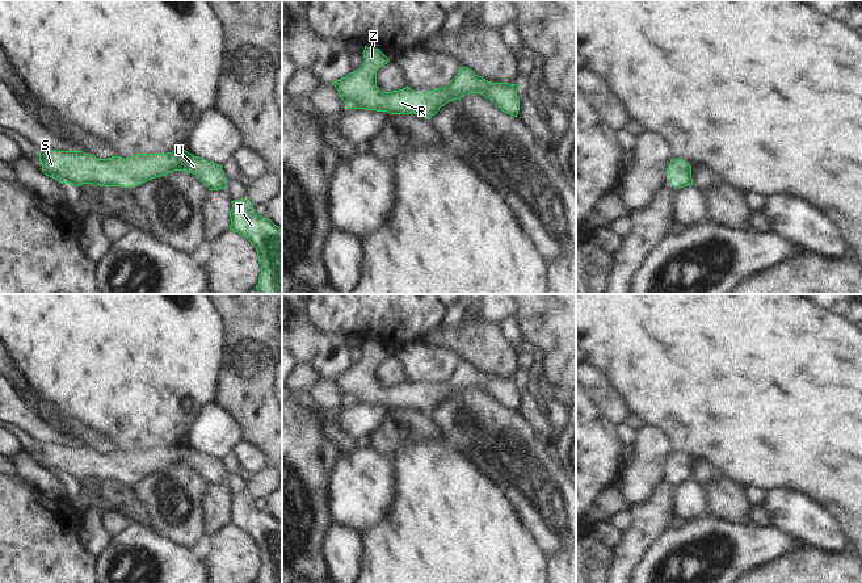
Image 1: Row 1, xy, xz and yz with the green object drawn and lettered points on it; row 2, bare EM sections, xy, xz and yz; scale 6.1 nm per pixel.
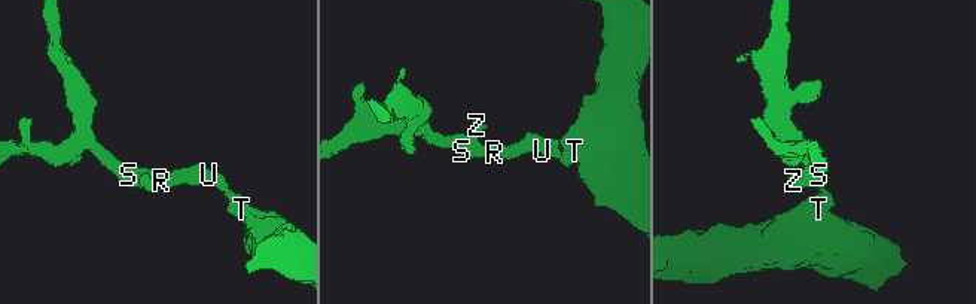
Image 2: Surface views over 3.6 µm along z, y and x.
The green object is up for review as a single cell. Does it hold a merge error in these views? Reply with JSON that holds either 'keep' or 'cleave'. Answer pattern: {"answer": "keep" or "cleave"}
{"answer": "keep"}

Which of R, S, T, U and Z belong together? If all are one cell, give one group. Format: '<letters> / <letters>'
R S T U Z

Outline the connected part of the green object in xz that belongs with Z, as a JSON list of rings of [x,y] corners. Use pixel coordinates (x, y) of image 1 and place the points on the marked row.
[[[365,46],[365,62],[345,77],[333,81],[348,109],[367,109],[390,114],[417,114],[430,118],[449,101],[459,100],[468,93],[480,93],[503,112],[517,117],[520,110],[520,85],[491,83],[467,67],[461,67],[455,77],[443,88],[417,93],[405,87],[394,92],[382,92],[377,87],[377,71],[390,59],[379,50]]]

